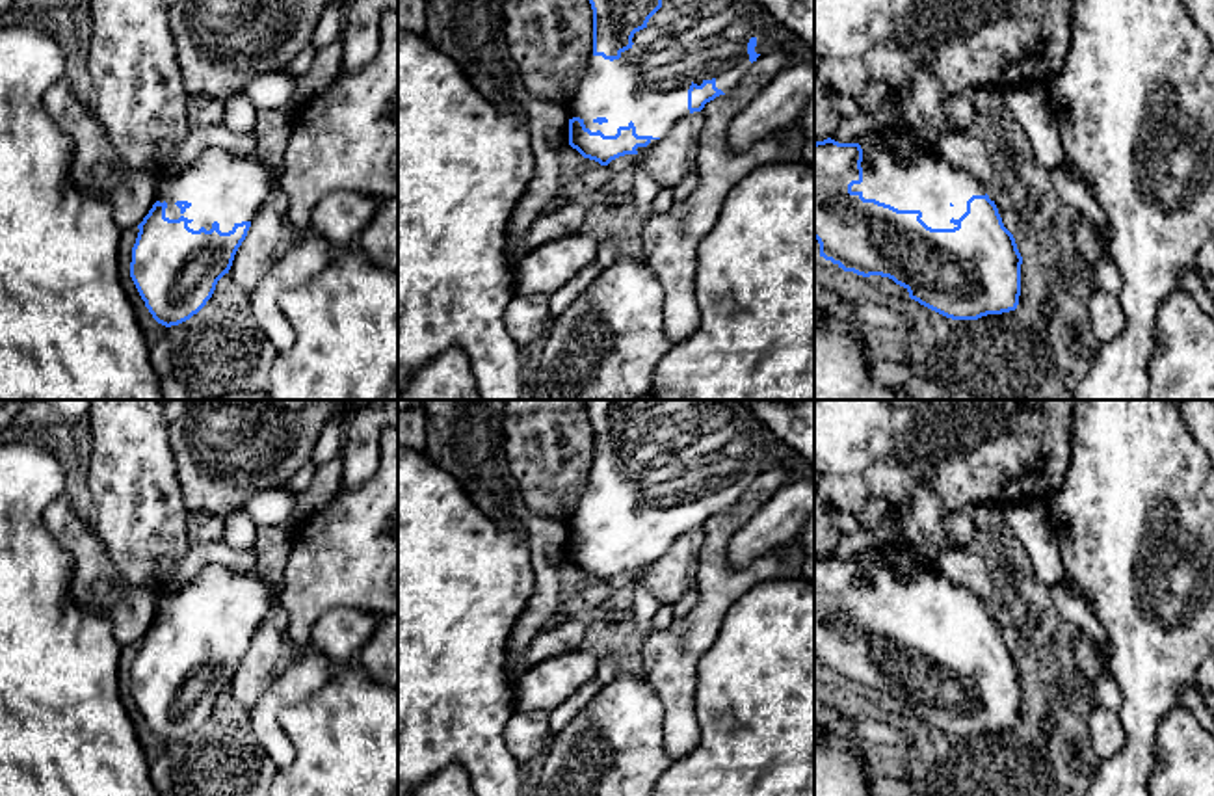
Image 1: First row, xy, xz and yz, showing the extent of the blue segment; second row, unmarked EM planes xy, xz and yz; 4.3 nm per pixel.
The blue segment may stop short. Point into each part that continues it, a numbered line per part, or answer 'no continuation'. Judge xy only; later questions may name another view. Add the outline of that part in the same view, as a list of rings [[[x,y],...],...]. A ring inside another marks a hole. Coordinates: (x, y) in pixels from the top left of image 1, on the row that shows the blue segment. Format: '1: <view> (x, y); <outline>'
1: xy (222, 186); [[[210,147],[182,173],[158,182],[154,203],[167,203],[165,218],[188,218],[188,227],[199,231],[219,223],[221,232],[236,223],[253,221],[268,203],[281,167],[271,169],[257,154],[236,156]]]

